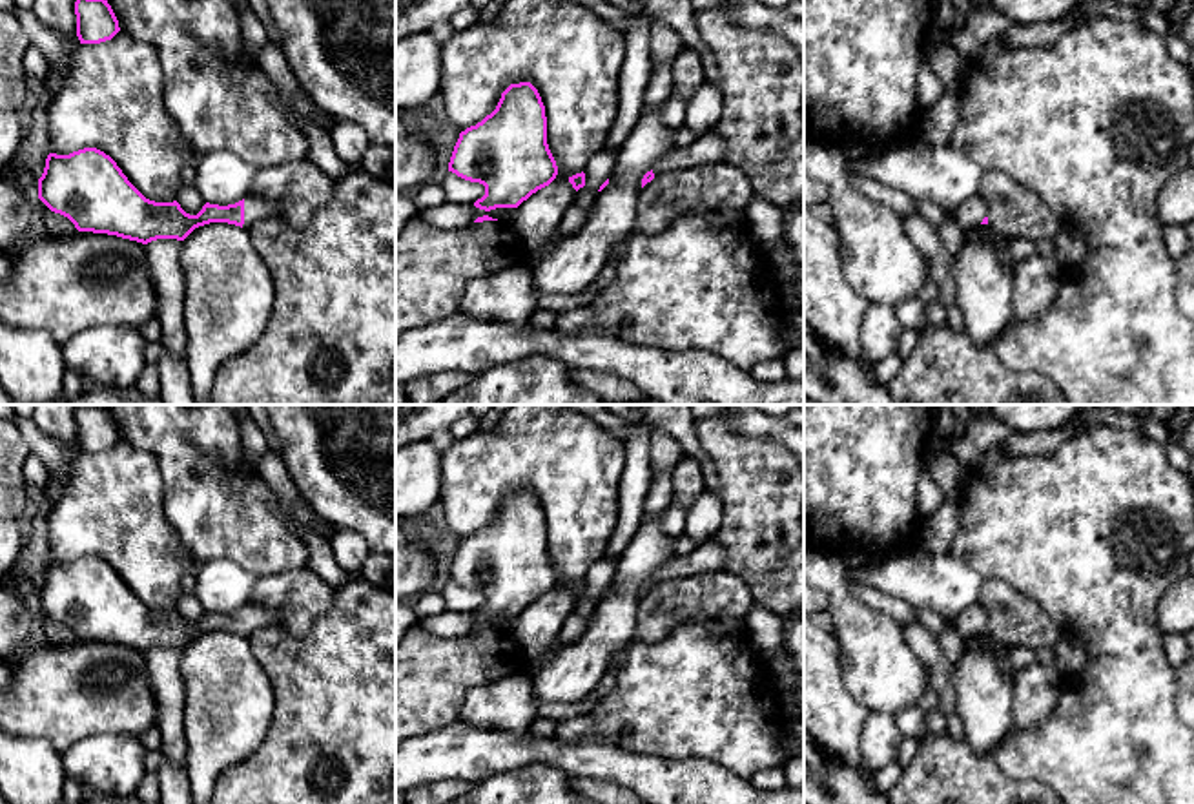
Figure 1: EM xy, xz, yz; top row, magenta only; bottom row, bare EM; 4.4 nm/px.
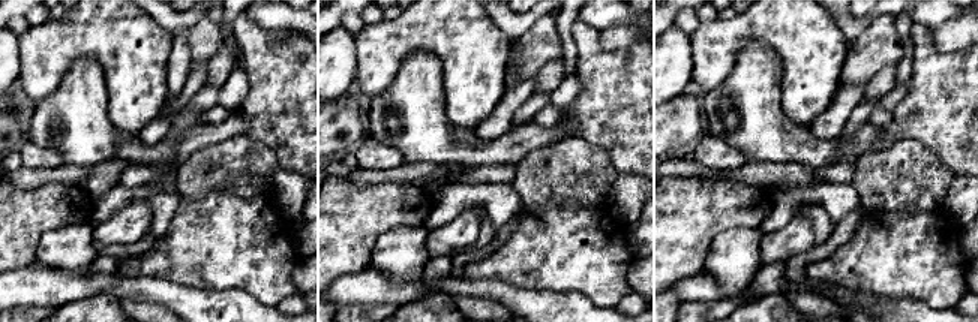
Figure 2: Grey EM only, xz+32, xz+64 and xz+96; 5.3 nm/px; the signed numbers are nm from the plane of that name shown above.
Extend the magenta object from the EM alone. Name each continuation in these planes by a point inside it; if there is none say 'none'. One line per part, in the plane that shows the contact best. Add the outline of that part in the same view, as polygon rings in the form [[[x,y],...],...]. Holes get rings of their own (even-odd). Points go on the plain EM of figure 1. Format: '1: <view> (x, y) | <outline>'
1: xy (256, 617) | [[[248,603],[244,607],[244,633],[242,636],[248,638],[252,633],[277,625],[279,624],[279,614],[264,605],[257,603]]]

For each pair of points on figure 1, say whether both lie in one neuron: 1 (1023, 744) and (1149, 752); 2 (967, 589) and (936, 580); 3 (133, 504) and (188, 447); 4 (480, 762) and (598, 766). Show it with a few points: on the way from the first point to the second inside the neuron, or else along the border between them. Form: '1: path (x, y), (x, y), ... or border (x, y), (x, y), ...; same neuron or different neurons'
1: path (1054, 752), (1118, 752); same neuron
2: path (959, 586), (943, 582); same neuron
3: border (132, 445), (150, 451), (157, 460), (166, 518); different neurons
4: path (509, 752), (553, 752), (569, 759); same neuron

